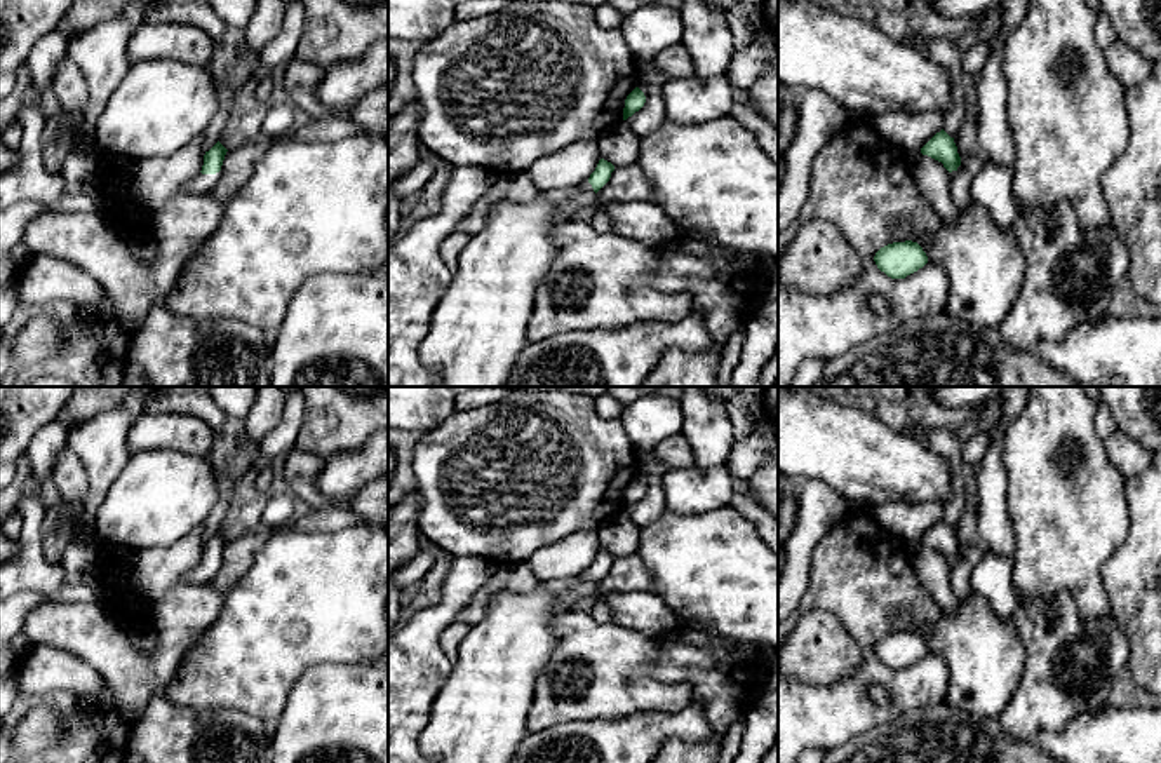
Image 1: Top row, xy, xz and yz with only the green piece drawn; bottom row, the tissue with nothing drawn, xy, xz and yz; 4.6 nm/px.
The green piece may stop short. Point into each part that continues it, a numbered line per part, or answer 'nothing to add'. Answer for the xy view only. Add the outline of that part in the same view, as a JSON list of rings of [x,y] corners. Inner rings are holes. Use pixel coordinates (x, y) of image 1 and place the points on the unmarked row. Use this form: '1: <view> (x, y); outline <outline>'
1: xy (201, 573); outline [[[221,561],[216,564],[200,563],[183,577],[181,584],[205,584],[216,575],[219,566],[221,566]]]

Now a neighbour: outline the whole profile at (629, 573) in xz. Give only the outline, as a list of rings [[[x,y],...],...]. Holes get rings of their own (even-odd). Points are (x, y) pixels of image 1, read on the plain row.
[[[639,554],[614,557],[606,577],[597,582],[597,592],[654,592],[654,580]]]

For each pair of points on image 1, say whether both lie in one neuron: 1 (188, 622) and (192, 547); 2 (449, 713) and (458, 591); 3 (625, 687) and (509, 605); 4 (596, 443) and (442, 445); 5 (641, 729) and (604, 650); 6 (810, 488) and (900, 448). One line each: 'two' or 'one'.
1: two
2: two
3: two
4: one
5: two
6: two

